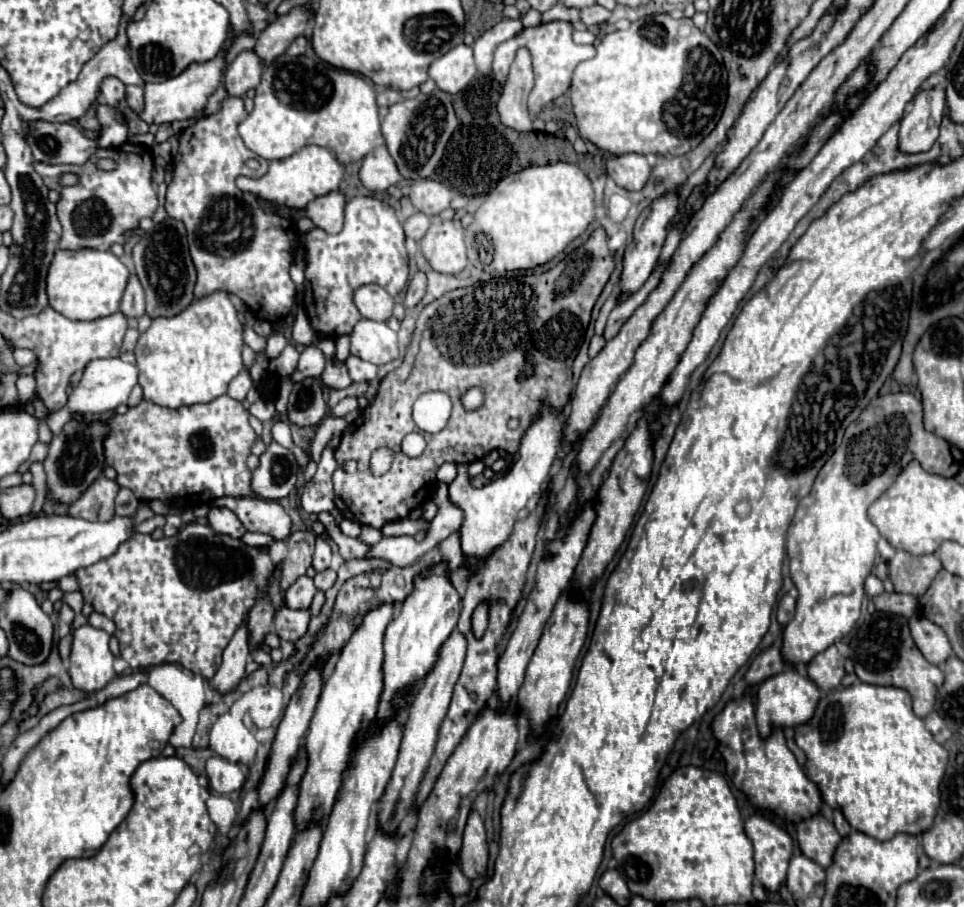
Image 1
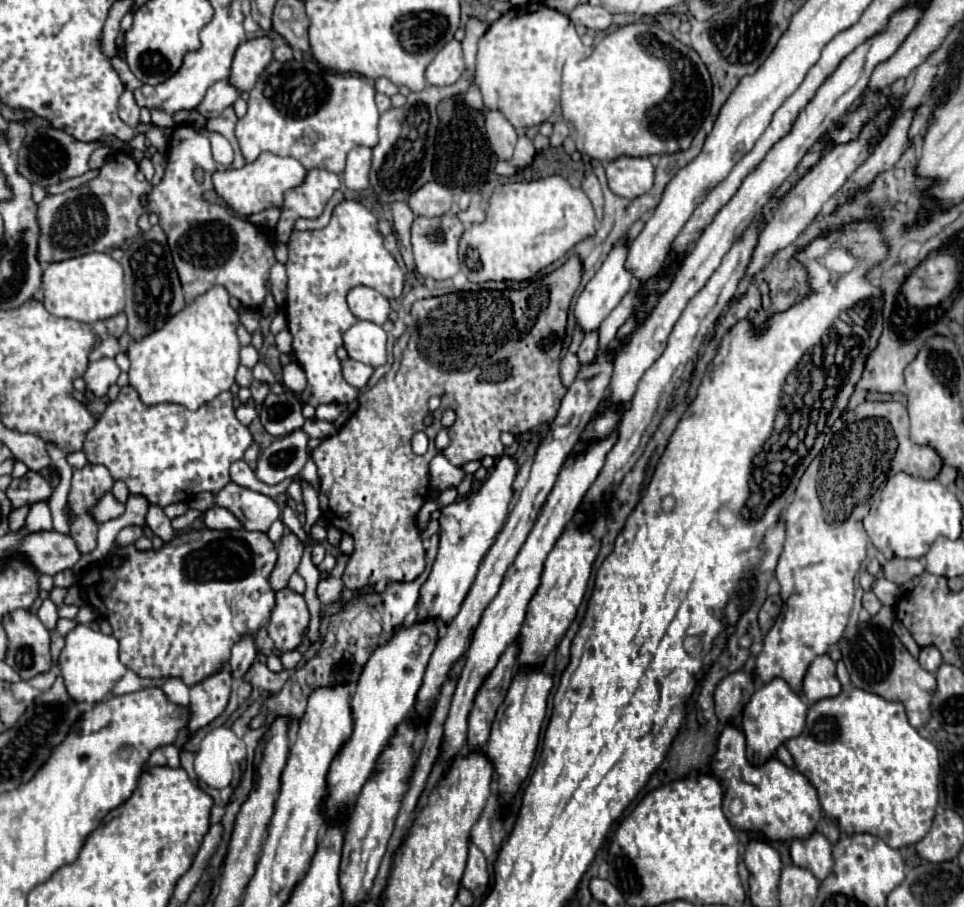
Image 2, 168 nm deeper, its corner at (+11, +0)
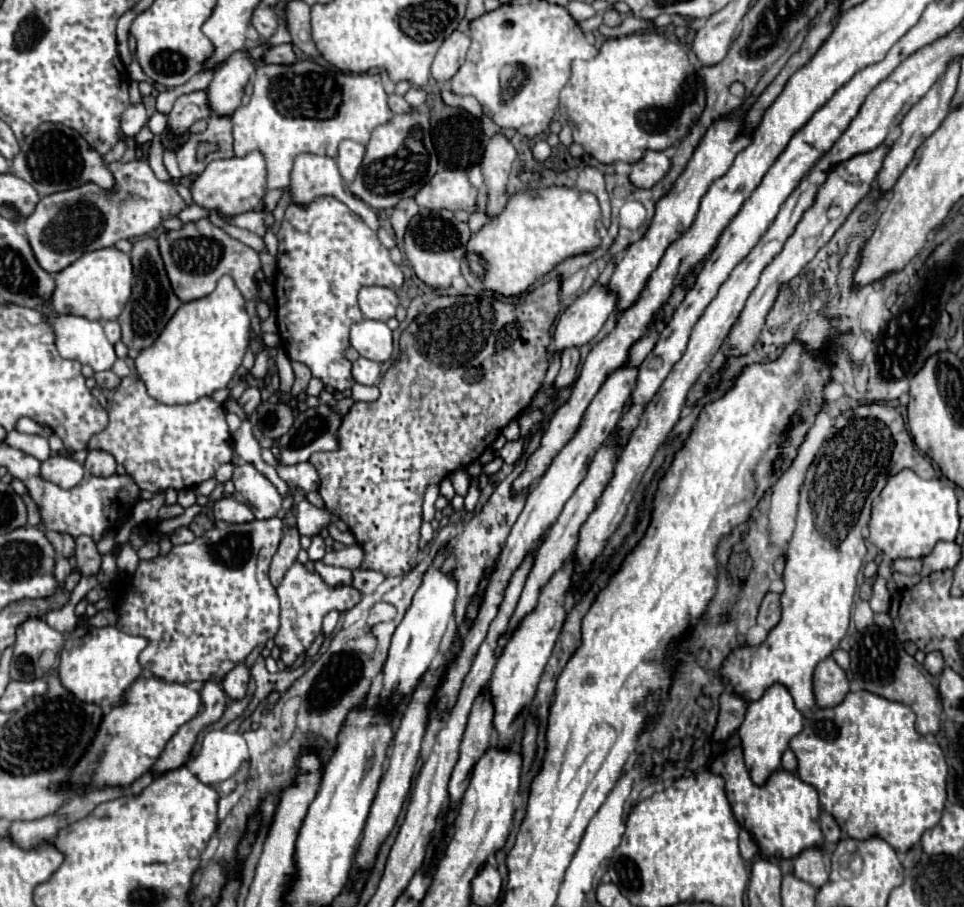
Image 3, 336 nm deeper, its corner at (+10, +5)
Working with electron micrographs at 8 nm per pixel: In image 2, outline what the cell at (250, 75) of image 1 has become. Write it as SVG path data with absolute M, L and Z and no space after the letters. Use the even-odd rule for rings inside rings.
M225 78L221 82L215 82L207 94L205 100L197 106L197 110L205 116L205 118L213 118L219 116L225 108L233 106L233 102L239 98L239 90L235 86L231 86L231 82Z

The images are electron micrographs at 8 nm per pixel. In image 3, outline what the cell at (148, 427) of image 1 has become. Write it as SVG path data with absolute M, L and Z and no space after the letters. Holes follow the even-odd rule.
M122 379L114 391L108 427L90 439L90 449L104 449L126 467L140 489L158 493L166 489L196 487L214 477L222 463L232 457L232 441L226 413L220 403L202 397L186 405L164 405L146 393L142 381Z

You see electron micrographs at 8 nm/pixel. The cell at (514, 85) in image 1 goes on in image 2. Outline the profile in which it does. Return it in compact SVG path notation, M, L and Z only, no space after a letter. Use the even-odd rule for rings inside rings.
M487 110L485 128L487 128L489 142L495 154L499 156L499 160L509 160L513 156L513 150L519 138L515 126L501 114L501 110Z

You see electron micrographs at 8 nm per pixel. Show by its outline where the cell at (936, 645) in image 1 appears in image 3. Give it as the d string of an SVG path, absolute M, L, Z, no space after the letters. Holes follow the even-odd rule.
M938 651L928 653L928 655L926 655L926 661L924 661L924 667L926 667L926 671L928 671L932 677L940 675L940 673L942 673L942 669L944 669L942 653L938 653Z

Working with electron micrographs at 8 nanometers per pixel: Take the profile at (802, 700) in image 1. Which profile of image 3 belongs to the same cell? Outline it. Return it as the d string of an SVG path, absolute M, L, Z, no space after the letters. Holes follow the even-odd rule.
M772 685L762 695L762 699L748 703L746 719L744 719L738 735L740 735L742 749L744 749L744 761L746 761L746 767L748 767L748 773L752 777L754 785L764 785L768 781L770 773L780 767L782 753L786 751L790 739L802 731L802 725L804 725L802 713L794 707L794 701L792 701L788 689L782 685Z

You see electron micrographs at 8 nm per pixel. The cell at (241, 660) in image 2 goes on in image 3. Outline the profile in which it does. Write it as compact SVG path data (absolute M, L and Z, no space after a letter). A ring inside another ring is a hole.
M240 663L240 665L236 665L236 667L224 677L222 689L224 689L224 693L226 693L230 699L240 701L240 699L244 699L244 695L246 695L248 679L250 679L250 671L248 671L248 667L246 667L244 663Z

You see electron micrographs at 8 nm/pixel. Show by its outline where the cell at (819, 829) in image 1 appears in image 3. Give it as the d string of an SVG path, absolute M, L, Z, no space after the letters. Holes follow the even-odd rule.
M806 849L794 859L794 875L820 889L830 875L830 855L824 849Z

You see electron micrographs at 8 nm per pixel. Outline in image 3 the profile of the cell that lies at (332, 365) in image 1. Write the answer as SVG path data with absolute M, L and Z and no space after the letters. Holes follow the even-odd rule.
M318 197L314 199L310 205L298 205L298 203L290 203L288 209L286 209L286 215L284 215L284 221L282 221L282 227L278 229L276 233L278 237L278 271L276 271L276 279L274 279L274 297L276 297L276 313L278 313L278 335L280 339L284 341L282 347L286 349L286 355L290 361L300 361L304 363L310 371L312 371L312 377L318 377L324 385L330 385L338 391L344 391L348 387L354 385L354 379L352 379L351 368L352 363L344 357L344 351L350 347L350 337L348 337L348 331L350 331L350 325L358 323L362 319L362 313L358 309L358 301L356 301L356 295L360 291L360 287L366 287L366 285L380 285L380 287L388 287L388 289L400 289L402 281L404 281L404 275L400 271L398 265L392 263L390 259L390 253L388 249L382 247L382 243L378 241L378 235L376 231L368 229L368 225L356 215L352 213L344 203L340 203L338 199L334 197Z

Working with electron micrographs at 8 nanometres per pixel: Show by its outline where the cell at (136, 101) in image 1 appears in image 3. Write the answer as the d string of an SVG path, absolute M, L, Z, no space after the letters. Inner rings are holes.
M140 103L140 105L130 105L130 107L124 111L124 115L122 115L122 125L120 125L120 129L122 129L122 133L124 133L126 137L134 137L134 135L138 135L138 131L146 125L146 121L148 121L148 115L146 115L144 105L142 105L142 103Z

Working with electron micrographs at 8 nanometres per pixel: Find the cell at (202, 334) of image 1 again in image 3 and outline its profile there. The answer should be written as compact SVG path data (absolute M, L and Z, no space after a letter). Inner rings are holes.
M222 277L210 295L180 305L158 341L138 355L136 371L156 401L166 405L194 403L230 383L248 345L250 317L246 313L246 299L230 277Z

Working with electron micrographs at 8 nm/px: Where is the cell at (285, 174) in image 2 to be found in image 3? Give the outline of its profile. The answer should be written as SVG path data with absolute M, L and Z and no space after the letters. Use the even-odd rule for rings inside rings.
M252 151L246 157L212 161L190 185L192 201L204 209L222 211L224 215L240 215L260 205L266 187L266 161L262 153Z

